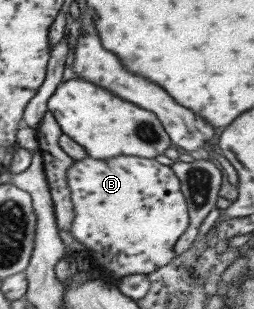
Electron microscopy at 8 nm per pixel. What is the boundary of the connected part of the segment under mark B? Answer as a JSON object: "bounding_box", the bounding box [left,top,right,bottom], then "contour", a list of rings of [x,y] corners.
{"bounding_box":[66,155,188,285],"contour":[[[124,155],[106,160],[87,156],[82,160],[74,160],[72,166],[66,170],[66,186],[73,213],[70,235],[84,247],[90,262],[90,271],[98,269],[98,275],[104,278],[104,282],[115,285],[124,275],[148,275],[173,259],[173,246],[188,227],[186,204],[178,179],[173,174],[170,167],[160,165],[154,158]]]}

